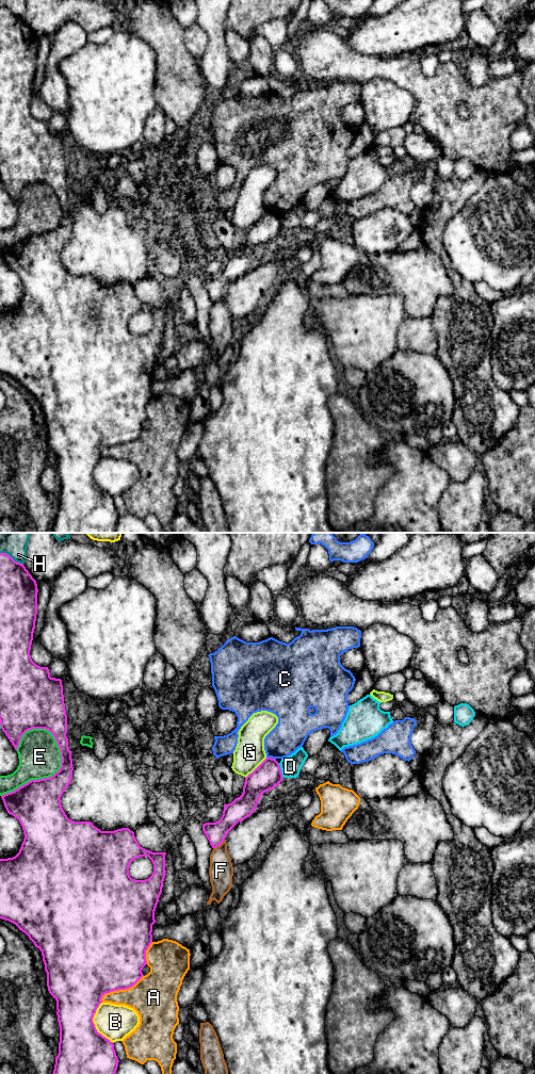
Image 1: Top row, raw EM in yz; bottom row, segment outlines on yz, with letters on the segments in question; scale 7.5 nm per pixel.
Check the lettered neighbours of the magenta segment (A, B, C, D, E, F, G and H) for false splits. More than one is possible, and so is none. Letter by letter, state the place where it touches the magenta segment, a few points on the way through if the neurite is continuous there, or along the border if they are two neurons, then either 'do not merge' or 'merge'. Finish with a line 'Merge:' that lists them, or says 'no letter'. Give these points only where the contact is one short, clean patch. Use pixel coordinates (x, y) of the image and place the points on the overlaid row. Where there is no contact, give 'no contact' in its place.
A: contact yz (119, 989); do not merge
B: contact yz (94, 1024); do not merge
C: contact yz (271, 758); border yz (266, 757), (275, 760); do not merge
D: contact yz (280, 770); border yz (278, 763), (284, 777); do not merge
E: contact yz (49, 777); do not merge
F: contact yz (219, 845); border yz (224, 839), (213, 848); do not merge
G: contact yz (257, 767); do not merge
H: contact yz (11, 557); do not merge
Merge: no letter

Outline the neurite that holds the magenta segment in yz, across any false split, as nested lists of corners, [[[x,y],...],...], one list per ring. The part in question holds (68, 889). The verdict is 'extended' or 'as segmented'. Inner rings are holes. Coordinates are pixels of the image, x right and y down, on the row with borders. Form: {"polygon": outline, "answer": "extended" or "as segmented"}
{"polygon": [[[0,553],[0,723],[1,729],[17,751],[21,736],[32,729],[46,729],[54,736],[61,751],[61,768],[53,776],[39,780],[31,780],[14,792],[1,796],[9,814],[17,818],[22,827],[25,839],[19,852],[7,859],[0,859],[0,918],[15,924],[19,930],[25,932],[29,939],[42,951],[45,971],[47,973],[47,987],[49,993],[56,1000],[56,1015],[60,1026],[59,1054],[55,1057],[55,1064],[52,1074],[115,1074],[118,1067],[114,1044],[109,1039],[99,1034],[93,1022],[97,1008],[102,1003],[104,994],[126,990],[133,987],[144,975],[143,967],[147,964],[146,950],[152,943],[152,925],[156,923],[155,911],[162,893],[165,878],[165,855],[166,852],[152,852],[141,847],[134,836],[134,832],[129,828],[121,828],[114,831],[101,831],[91,821],[74,821],[67,817],[62,804],[61,797],[72,779],[72,759],[68,747],[67,715],[64,703],[63,685],[61,679],[50,677],[48,667],[36,665],[30,655],[35,621],[37,615],[37,584],[23,564],[15,562],[9,554]],[[140,857],[148,857],[153,864],[153,873],[148,879],[135,880],[129,875],[131,862]]], "answer": "as segmented"}

